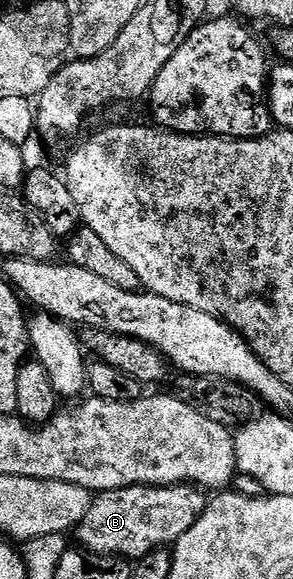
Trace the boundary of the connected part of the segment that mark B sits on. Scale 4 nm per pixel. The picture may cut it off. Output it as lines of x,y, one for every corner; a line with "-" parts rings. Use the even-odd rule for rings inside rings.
191,486
144,487
142,490
124,490
100,495
79,522
78,547
84,553
92,552
95,556
120,556
128,562
140,560
151,552
160,551
164,546
174,546
181,538
181,534
185,534
185,530
189,530
189,526
197,522
197,518
208,503
208,497

